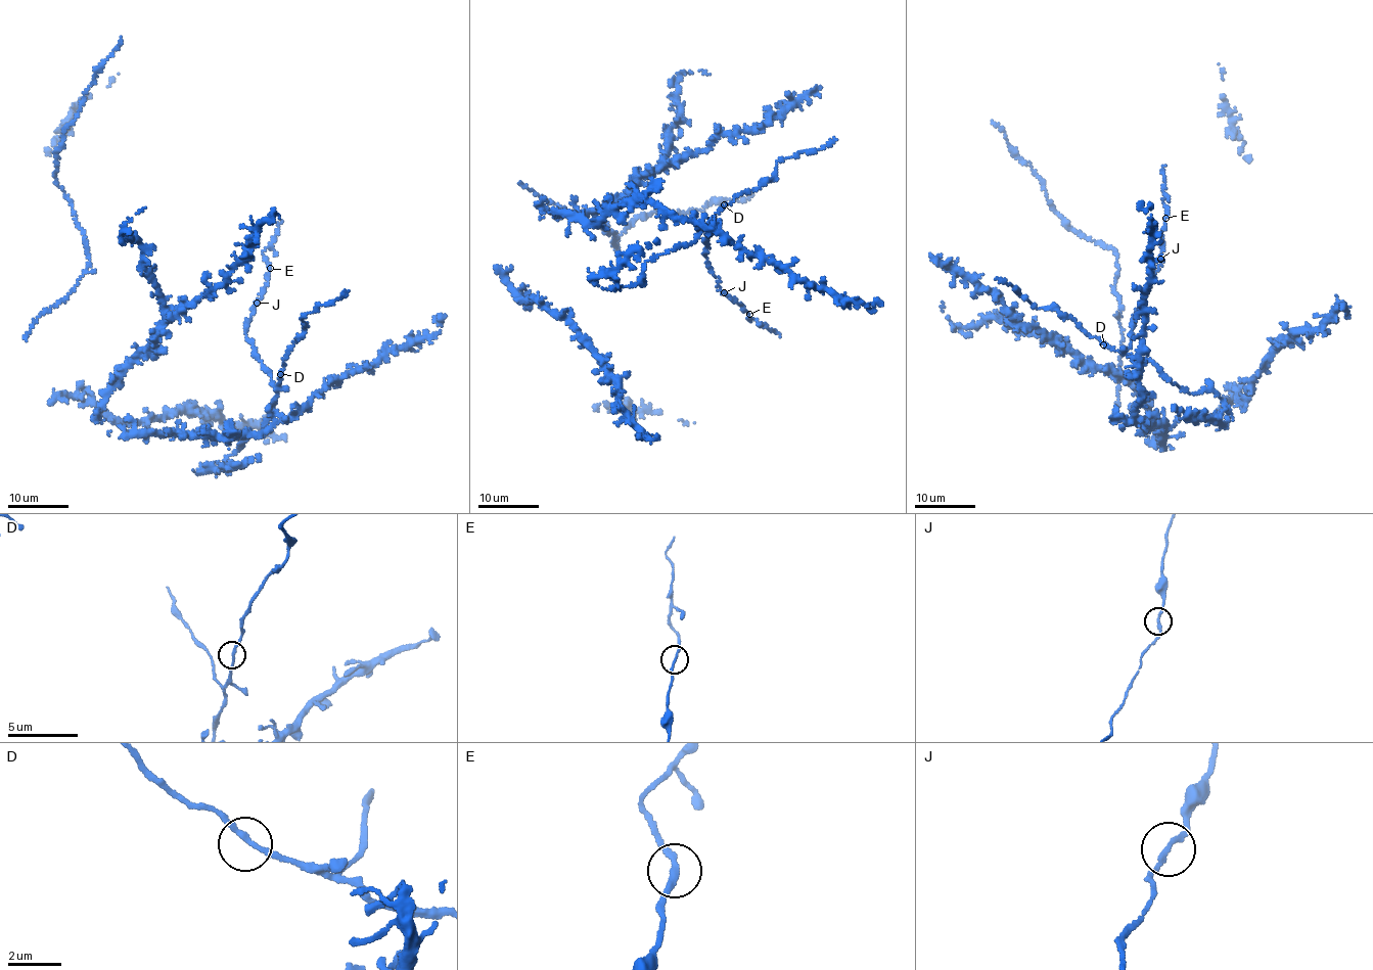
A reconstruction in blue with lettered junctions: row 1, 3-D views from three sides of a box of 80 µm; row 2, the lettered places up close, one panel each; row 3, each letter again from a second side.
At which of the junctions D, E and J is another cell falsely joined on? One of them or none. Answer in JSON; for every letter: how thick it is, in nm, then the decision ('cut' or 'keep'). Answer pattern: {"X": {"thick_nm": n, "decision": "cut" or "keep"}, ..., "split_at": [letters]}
{"D": {"thick_nm": 190, "decision": "keep"}, "E": {"thick_nm": 190, "decision": "keep"}, "J": {"thick_nm": 180, "decision": "keep"}, "split_at": []}

